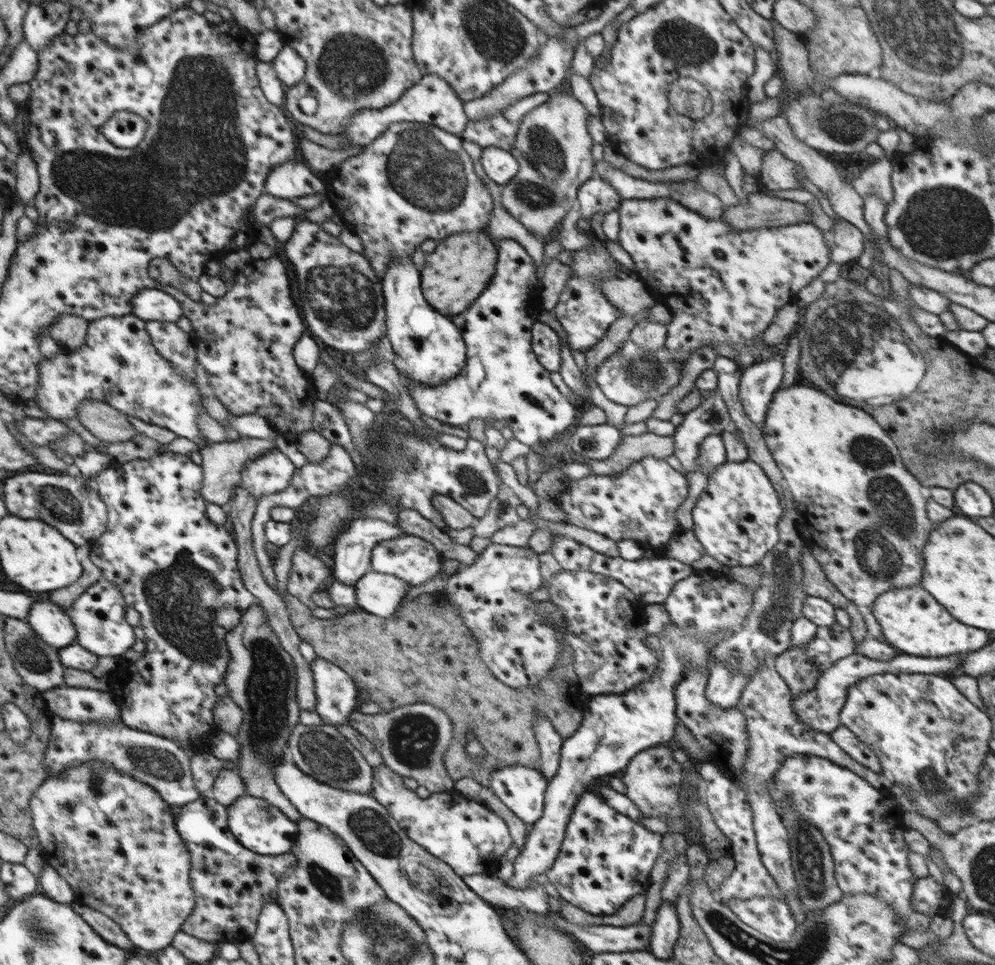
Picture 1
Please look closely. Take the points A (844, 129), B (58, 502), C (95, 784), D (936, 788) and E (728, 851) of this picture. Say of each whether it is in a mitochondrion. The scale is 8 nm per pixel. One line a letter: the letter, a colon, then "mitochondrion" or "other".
A: mitochondrion
B: mitochondrion
C: mitochondrion
D: mitochondrion
E: other

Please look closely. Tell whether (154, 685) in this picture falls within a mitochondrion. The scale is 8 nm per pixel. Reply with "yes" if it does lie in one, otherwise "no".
no

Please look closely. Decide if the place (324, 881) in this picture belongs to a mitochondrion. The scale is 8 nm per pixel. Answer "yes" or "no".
yes

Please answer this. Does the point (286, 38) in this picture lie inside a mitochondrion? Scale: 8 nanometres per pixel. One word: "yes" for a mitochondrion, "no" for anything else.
no

